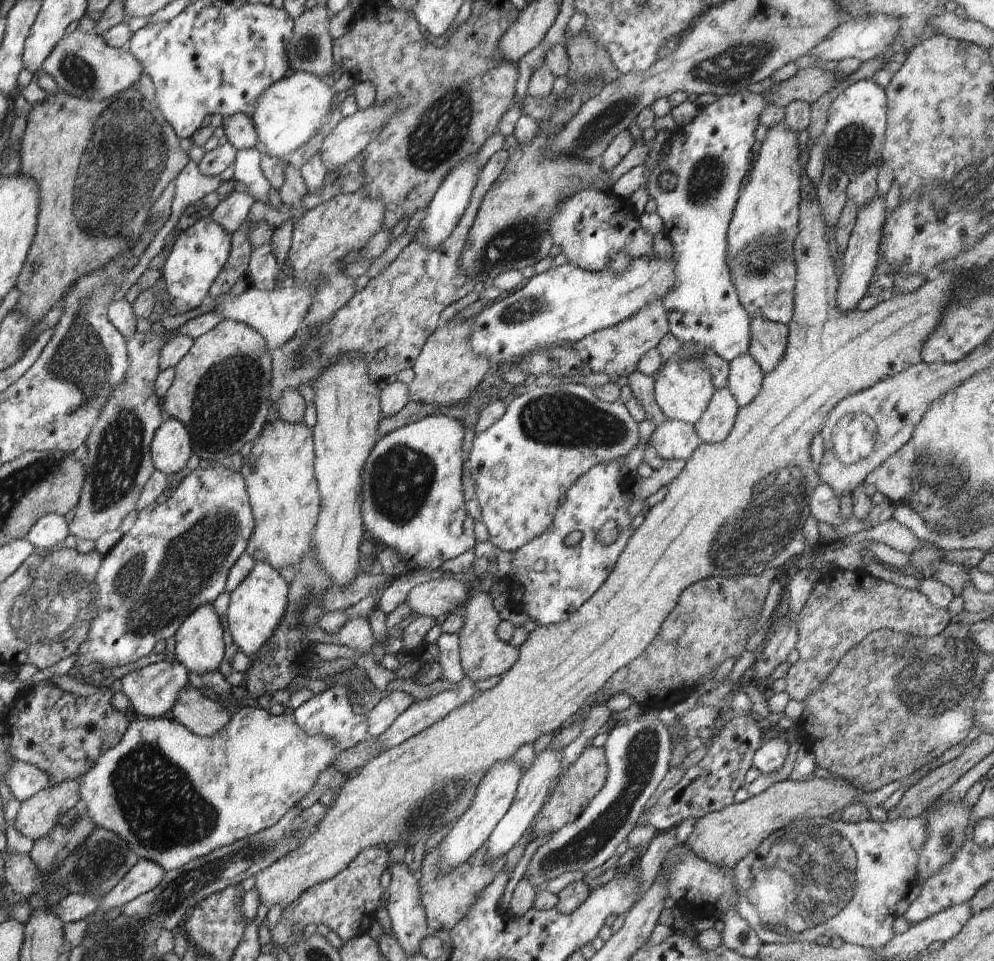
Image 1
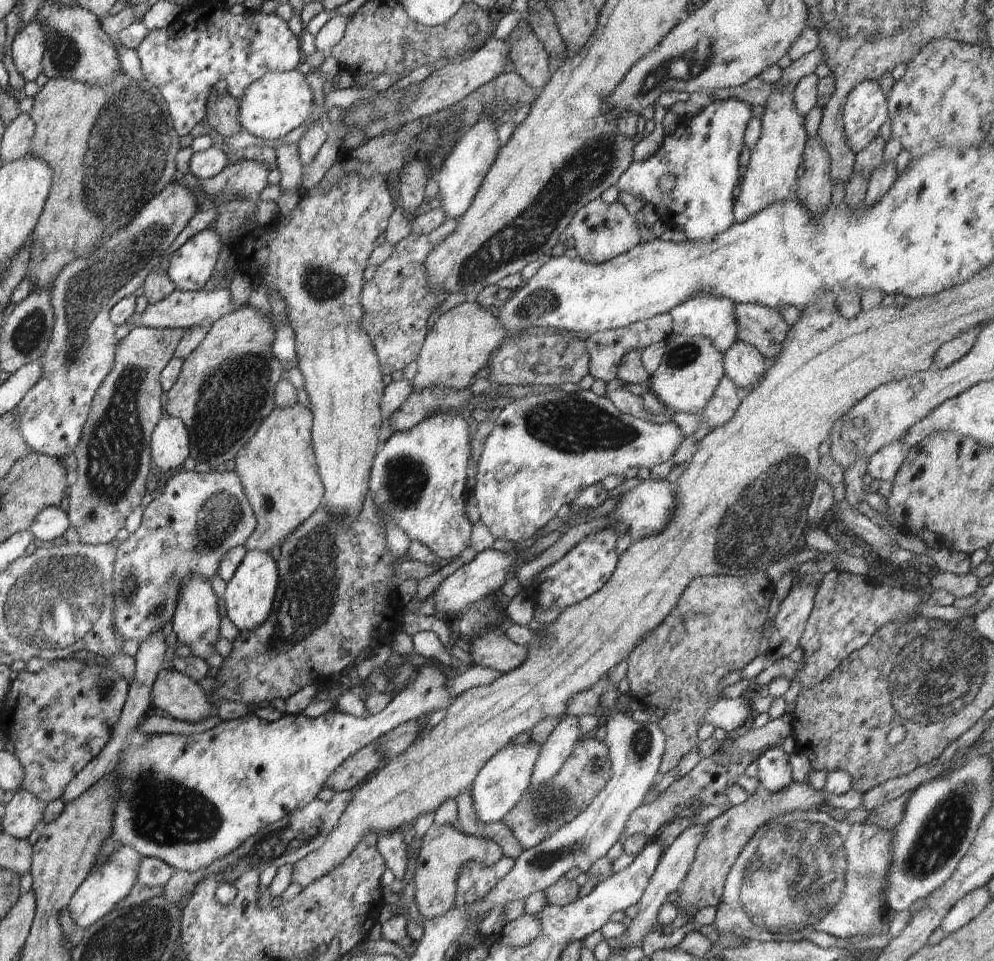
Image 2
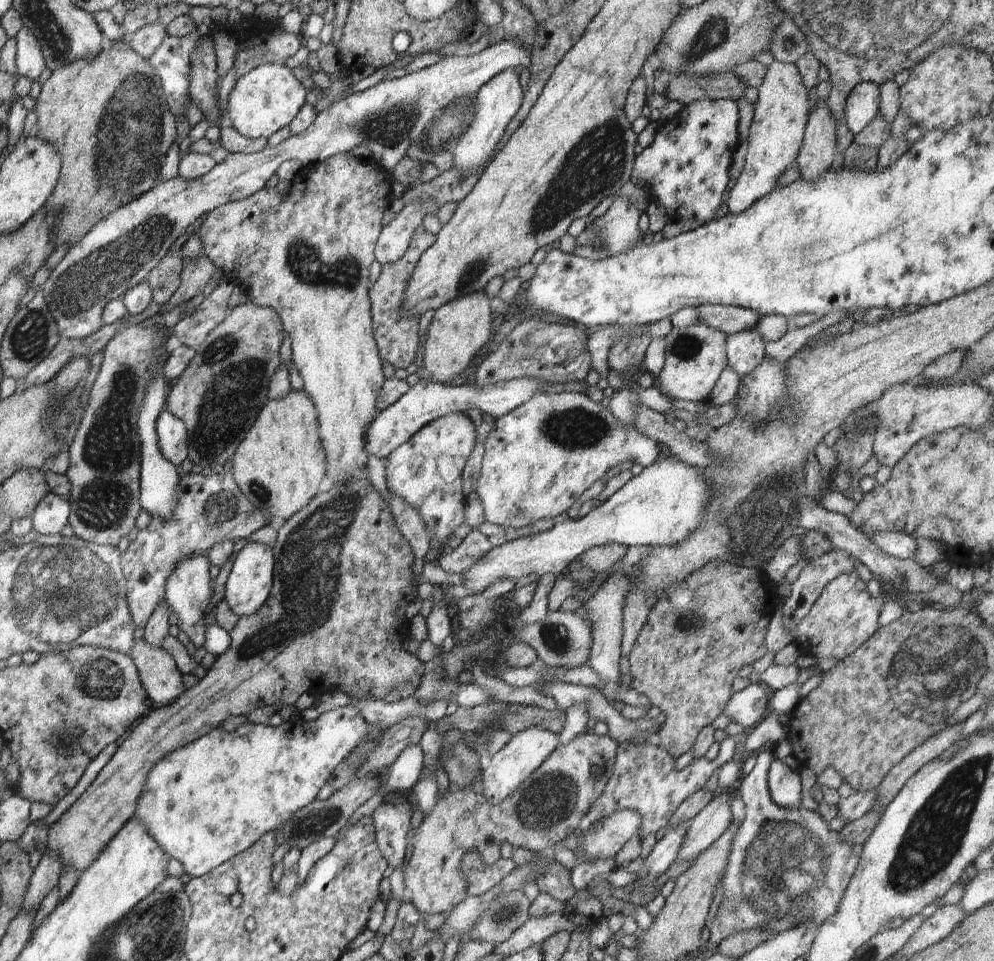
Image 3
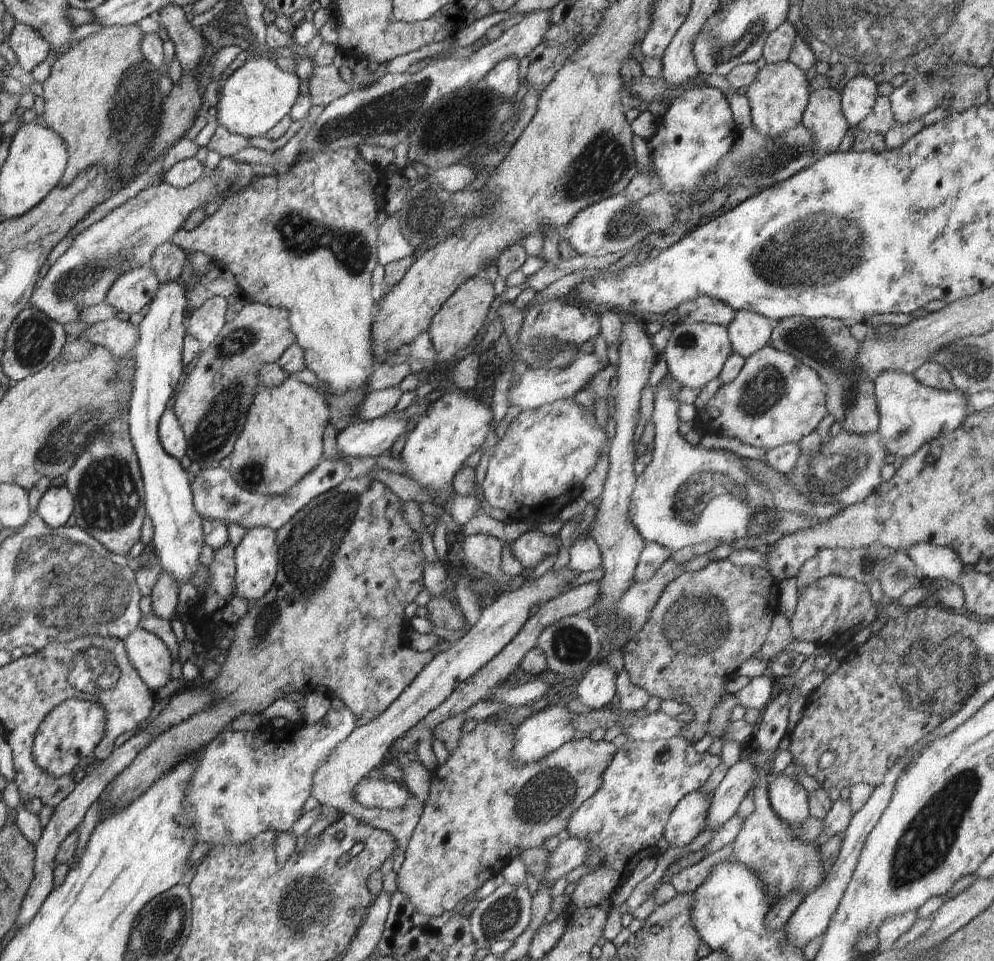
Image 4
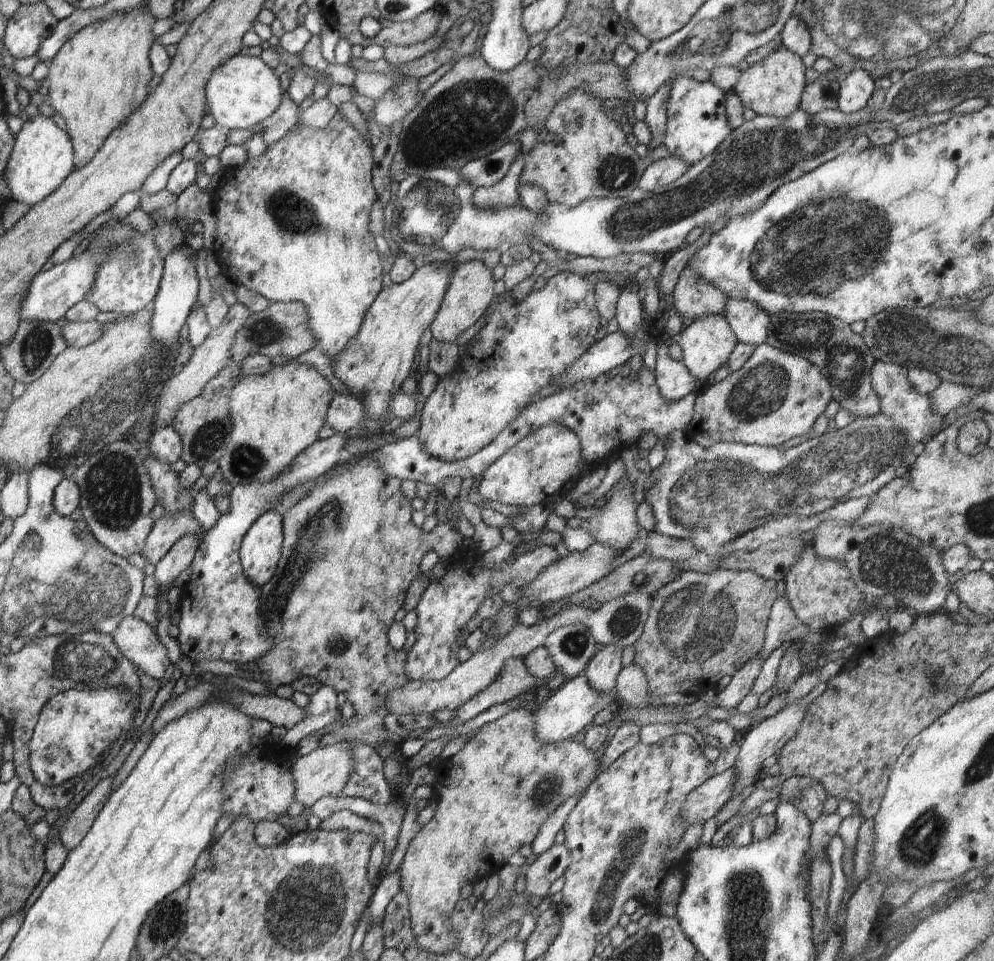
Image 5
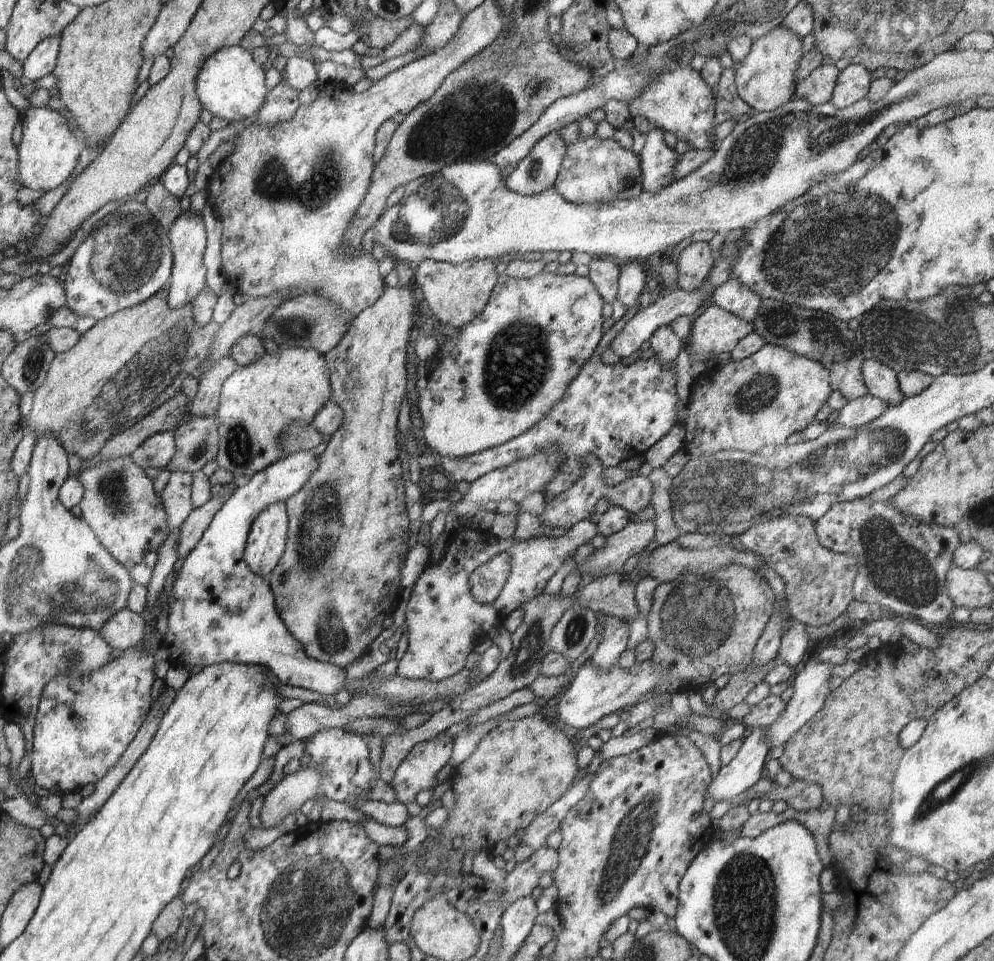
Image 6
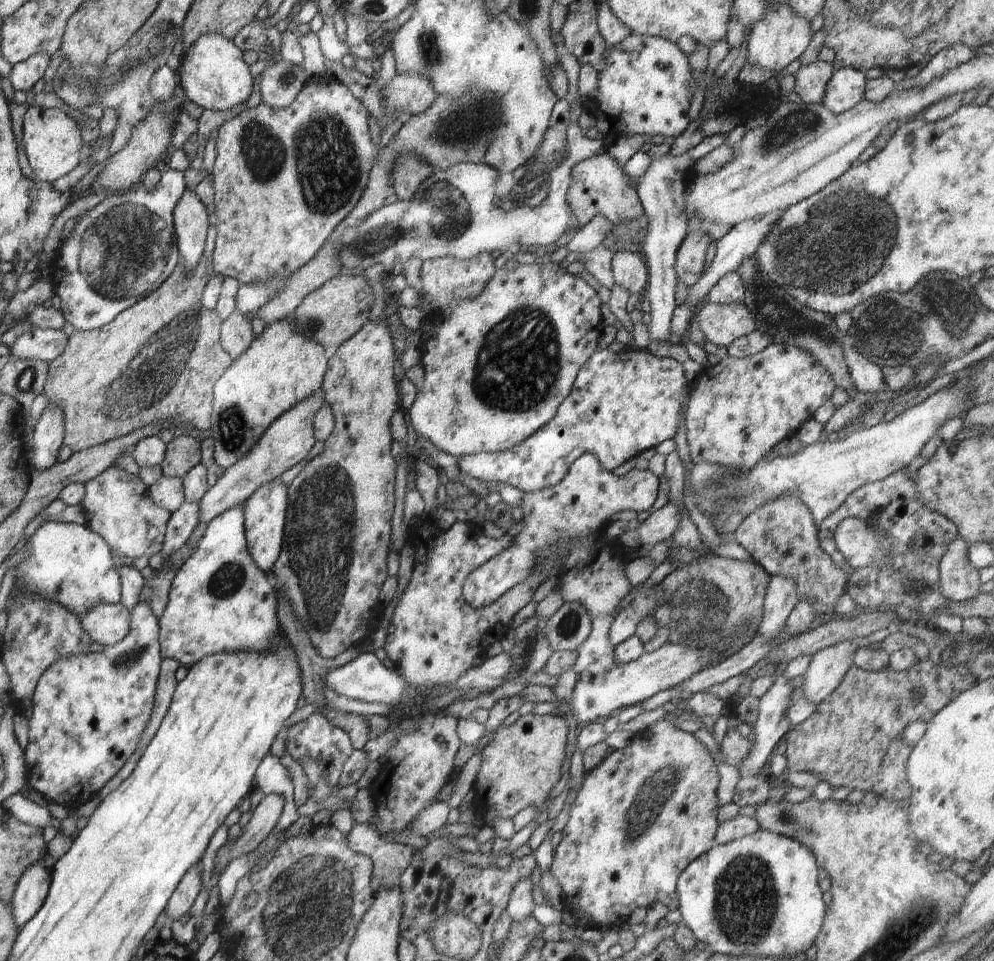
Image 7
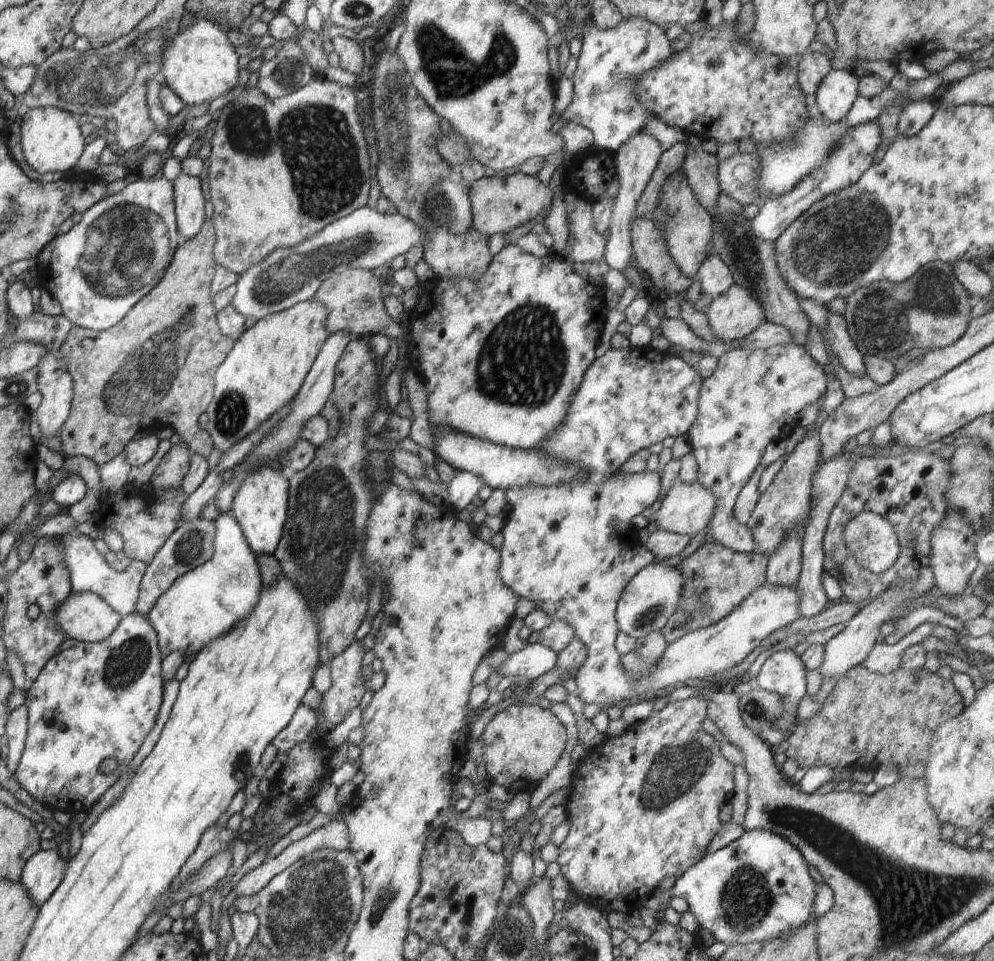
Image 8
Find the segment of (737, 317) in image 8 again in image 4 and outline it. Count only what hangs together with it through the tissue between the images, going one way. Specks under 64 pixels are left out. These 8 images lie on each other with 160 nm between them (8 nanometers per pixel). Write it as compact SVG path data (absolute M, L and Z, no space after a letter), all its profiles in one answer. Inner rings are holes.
M677 321L661 356L668 365L668 372L682 387L702 388L718 377L726 359L733 353L728 329L714 323L682 323Z

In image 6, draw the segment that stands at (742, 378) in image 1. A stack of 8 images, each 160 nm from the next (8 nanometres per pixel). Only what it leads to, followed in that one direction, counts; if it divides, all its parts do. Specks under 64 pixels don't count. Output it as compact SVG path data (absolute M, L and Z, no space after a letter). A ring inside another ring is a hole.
M730 277L713 290L710 303L753 324L761 305L761 297L744 286L736 277Z

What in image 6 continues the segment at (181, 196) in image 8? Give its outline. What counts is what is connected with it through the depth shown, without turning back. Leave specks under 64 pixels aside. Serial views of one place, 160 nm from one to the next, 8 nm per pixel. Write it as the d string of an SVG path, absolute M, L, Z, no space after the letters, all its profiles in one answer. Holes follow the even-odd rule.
M190 210L181 212L176 220L173 220L168 236L173 252L173 271L167 283L167 303L172 308L180 308L192 303L198 293L206 288L207 270L203 263L203 256L207 247L207 234L201 213Z

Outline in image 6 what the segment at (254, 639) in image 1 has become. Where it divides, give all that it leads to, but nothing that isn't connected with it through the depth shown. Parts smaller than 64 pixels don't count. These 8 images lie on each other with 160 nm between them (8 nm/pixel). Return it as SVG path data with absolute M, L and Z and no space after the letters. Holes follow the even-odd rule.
M284 501L269 504L253 520L244 558L246 564L262 578L268 578L284 554L288 523Z

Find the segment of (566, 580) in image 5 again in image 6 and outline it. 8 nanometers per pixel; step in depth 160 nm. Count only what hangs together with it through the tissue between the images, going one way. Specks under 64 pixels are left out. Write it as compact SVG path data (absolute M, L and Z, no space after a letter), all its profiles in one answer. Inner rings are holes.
M653 520L629 521L622 530L608 537L604 548L596 549L596 552L584 561L584 565L578 566L582 584L592 581L593 576L603 578L608 569L614 569L623 574L624 562L642 553L654 537Z

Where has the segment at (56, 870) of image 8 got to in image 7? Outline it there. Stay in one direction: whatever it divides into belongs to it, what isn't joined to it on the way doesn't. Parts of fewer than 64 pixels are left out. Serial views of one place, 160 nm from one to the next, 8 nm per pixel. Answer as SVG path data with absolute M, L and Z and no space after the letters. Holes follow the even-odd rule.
M42 861L31 865L19 879L10 906L16 926L21 929L37 913L44 902L51 883L51 872Z

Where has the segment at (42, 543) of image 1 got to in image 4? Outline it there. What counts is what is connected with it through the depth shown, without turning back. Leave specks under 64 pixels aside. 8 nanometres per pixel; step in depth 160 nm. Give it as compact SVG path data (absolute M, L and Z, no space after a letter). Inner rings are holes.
M65 486L48 487L37 506L41 519L52 528L64 526L73 512L73 496Z

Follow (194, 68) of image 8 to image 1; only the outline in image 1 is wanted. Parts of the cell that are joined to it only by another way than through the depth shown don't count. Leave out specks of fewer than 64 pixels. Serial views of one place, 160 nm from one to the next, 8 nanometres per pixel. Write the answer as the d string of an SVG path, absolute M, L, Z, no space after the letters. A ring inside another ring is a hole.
M306 71L287 74L264 90L249 116L258 140L266 145L267 153L264 155L282 159L284 154L294 152L301 147L300 145L306 144L320 127L322 118L331 109L332 97L335 93L335 89L330 88L326 80Z

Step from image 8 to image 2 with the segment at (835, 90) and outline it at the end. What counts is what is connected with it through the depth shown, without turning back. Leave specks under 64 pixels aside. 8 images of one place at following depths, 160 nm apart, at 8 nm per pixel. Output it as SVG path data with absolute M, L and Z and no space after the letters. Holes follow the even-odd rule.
M864 81L847 96L842 113L844 132L850 148L861 151L889 117L887 96L877 81Z

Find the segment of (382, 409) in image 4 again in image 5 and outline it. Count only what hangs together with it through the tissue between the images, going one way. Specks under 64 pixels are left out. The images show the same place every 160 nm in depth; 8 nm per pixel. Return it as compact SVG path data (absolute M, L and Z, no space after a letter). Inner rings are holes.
M335 393L327 410L325 424L336 433L345 433L365 422L365 406L361 400L345 393Z

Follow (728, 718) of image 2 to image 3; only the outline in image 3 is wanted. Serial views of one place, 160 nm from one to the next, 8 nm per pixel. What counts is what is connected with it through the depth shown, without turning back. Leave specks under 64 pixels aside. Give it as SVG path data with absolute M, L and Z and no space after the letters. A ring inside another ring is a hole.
M756 683L733 693L723 713L731 719L731 722L742 724L749 732L769 711L768 693Z

